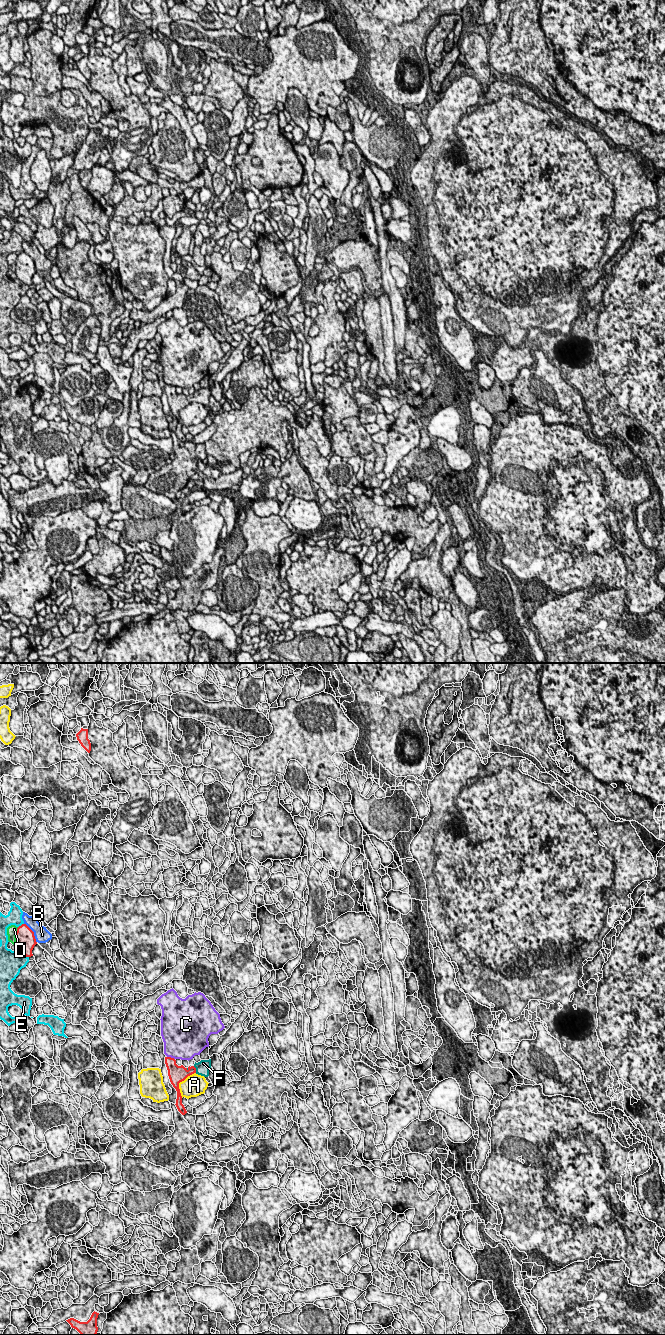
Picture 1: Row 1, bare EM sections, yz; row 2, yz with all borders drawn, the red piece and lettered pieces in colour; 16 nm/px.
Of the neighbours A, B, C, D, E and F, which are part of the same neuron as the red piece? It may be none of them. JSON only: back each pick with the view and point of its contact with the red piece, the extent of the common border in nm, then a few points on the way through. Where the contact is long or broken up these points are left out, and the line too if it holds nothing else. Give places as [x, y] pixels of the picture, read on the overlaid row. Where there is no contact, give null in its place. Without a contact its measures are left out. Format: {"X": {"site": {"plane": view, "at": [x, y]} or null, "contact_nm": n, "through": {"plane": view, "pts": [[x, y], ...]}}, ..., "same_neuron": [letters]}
{"F": {"site": {"plane": "yz", "at": [195, 1069]}, "contact_nm": 120, "through": {"plane": "yz", "pts": [[180, 1073], [195, 1069], [202, 1068]]}}, "same_neuron": ["F"]}

